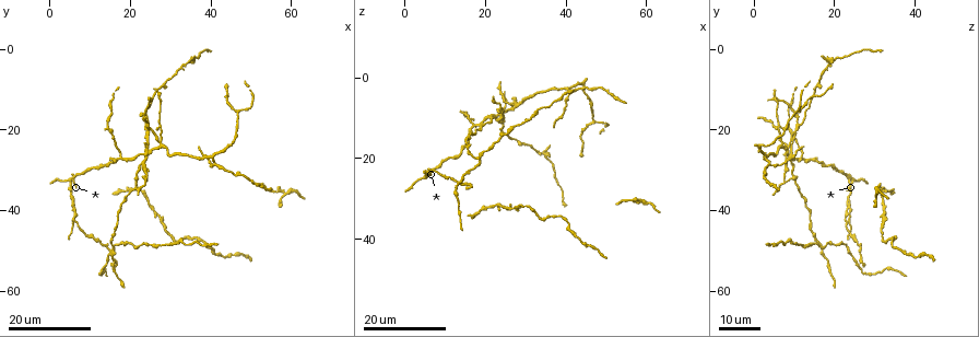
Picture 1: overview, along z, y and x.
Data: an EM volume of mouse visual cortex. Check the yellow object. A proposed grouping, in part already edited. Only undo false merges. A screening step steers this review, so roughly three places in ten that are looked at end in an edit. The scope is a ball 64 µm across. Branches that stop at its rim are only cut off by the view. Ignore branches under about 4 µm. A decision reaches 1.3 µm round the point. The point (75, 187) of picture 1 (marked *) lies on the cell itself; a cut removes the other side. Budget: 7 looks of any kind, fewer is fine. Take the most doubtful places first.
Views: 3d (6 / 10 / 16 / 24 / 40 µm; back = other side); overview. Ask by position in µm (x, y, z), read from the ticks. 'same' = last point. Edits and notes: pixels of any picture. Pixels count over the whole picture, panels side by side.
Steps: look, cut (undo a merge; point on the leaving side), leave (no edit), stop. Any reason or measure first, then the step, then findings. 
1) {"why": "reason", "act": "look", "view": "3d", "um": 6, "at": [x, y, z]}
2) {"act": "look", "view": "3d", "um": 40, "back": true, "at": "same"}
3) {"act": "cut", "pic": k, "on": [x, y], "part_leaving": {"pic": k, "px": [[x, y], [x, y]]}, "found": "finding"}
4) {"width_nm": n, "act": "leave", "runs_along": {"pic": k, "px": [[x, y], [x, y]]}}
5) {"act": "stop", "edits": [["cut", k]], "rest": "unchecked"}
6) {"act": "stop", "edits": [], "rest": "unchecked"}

{"why": "two arms in line, one across", "act": "look", "view": "3d", "um": 24, "at": [58.5, 36.0, 30.0]}

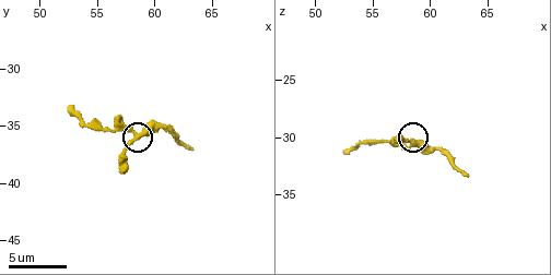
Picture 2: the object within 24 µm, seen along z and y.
{"act": "look", "view": "3d", "um": 10, "at": [58.4, 35.8, 30.4]}

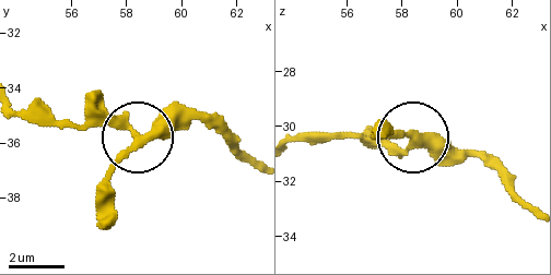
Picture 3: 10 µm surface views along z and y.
{"side_arm_um": 6, "arms": 3, "act": "leave", "found": "one cell here"}

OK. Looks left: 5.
{"why": "arms part here", "act": "look", "view": "3d", "um": 24, "at": [17.5, 27.0, 11.5]}

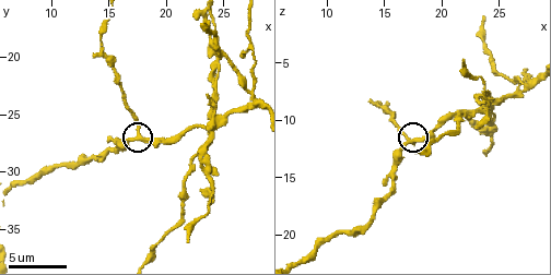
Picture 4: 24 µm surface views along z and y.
{"act": "look", "view": "3d", "um": 10, "at": [17.4, 26.6, 11.8]}

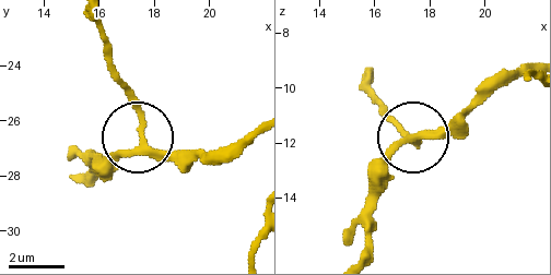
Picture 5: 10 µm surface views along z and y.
{"act": "leave", "runs_along": {"pic": 5, "px": [[78, 178], [139, 138], [137, 95], [115, 70]]}, "found": "one cell here"}

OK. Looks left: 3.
{"why": "a fork", "act": "look", "view": "3d", "um": 24, "at": [6.0, 32.0, 24.5]}

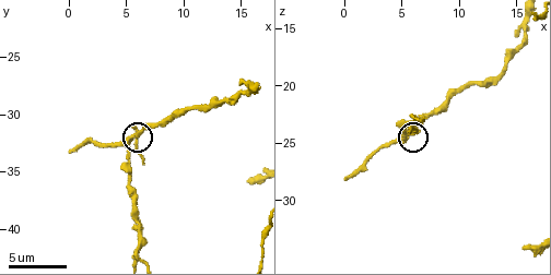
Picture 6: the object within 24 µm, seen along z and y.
{"act": "look", "view": "3d", "um": 10, "at": "same"}

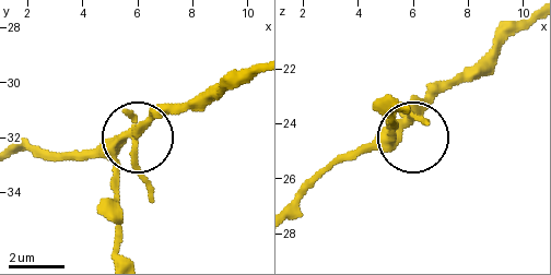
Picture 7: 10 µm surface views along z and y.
{"act": "leave", "found": "continuous, no second cell"}

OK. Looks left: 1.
{"act": "stop", "edits": [], "rest": "unchecked"}

